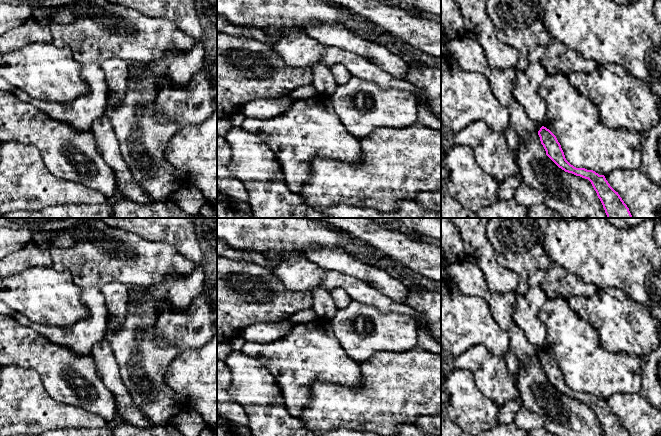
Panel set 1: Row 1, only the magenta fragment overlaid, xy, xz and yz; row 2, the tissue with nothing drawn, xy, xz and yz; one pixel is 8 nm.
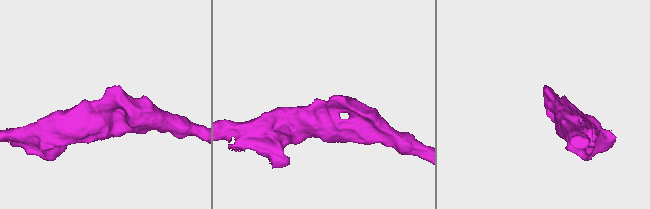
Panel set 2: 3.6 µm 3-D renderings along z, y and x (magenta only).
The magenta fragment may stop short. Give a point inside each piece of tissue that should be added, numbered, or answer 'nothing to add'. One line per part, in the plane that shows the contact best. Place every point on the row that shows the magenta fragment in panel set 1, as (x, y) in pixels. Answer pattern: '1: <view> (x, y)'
nothing to add

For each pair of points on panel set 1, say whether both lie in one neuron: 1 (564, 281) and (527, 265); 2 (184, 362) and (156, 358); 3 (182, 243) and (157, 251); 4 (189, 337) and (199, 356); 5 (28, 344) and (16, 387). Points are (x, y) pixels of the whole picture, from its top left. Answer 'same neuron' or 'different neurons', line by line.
1: same neuron
2: different neurons
3: different neurons
4: different neurons
5: different neurons

